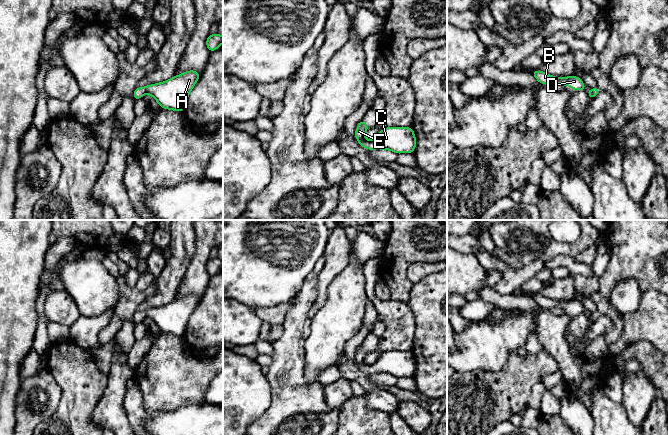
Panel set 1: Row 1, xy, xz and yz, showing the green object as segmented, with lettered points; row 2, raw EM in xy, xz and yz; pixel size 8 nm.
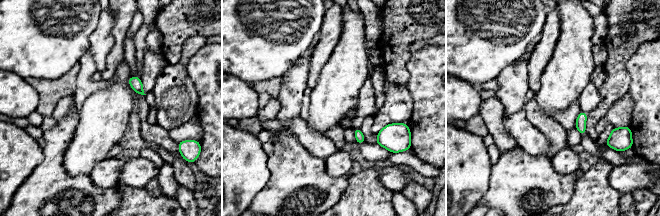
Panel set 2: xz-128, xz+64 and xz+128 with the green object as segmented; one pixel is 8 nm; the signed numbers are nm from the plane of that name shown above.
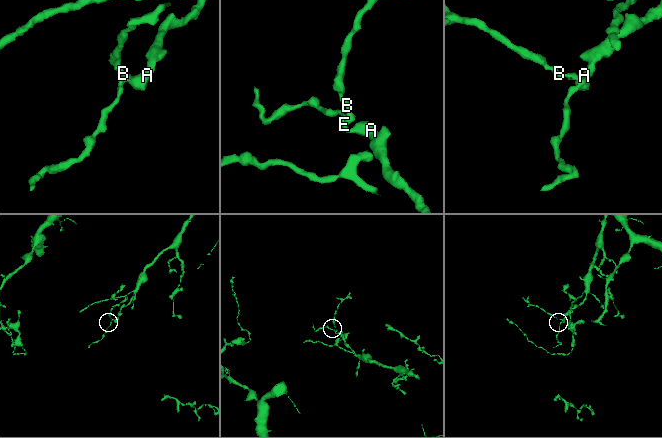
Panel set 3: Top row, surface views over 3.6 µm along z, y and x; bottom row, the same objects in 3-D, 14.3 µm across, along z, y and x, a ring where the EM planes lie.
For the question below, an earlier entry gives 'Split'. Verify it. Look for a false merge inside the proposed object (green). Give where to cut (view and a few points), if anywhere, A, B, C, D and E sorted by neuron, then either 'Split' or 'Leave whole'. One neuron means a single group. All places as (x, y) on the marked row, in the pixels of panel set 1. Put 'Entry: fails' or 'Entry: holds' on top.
Entry: fails
No split. Groups: A B C D E. Leave whole

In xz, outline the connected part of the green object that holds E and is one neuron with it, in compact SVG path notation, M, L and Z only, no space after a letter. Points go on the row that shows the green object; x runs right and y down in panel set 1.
M361 120L354 133L360 146L368 149L390 150L396 154L414 153L416 147L416 137L412 127L386 127L370 141L365 139L368 131L368 124Z

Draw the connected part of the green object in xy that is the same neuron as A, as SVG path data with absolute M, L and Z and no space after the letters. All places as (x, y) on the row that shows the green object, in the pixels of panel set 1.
M189 70L164 82L137 87L133 92L133 98L138 100L145 94L150 94L162 109L183 112L188 96L200 75L197 71Z

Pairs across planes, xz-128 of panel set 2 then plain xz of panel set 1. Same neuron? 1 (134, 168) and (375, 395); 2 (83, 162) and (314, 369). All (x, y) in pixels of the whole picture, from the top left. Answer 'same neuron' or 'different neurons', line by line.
1: same neuron
2: same neuron

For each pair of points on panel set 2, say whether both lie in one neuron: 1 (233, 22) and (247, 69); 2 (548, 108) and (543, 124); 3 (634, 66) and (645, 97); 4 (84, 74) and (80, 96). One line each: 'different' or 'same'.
1: same
2: different
3: same
4: same

